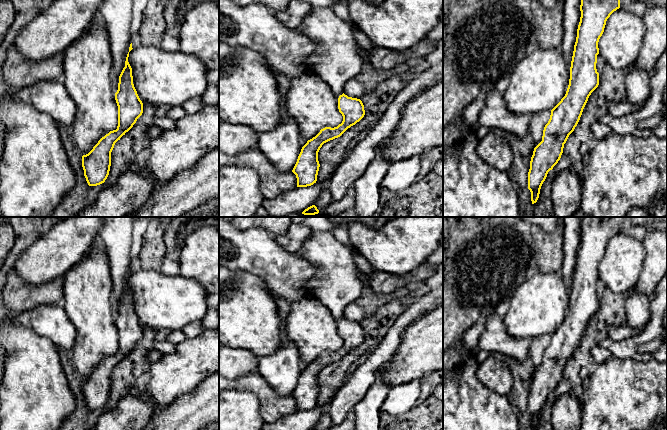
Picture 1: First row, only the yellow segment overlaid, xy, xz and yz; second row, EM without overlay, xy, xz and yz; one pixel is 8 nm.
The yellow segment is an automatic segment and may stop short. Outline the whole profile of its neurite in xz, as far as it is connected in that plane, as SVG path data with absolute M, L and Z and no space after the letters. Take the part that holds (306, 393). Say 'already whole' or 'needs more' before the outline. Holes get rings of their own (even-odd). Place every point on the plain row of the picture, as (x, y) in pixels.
already whole; M344 317L338 322L338 333L343 345L337 351L325 351L308 364L302 371L297 386L292 394L297 402L297 411L311 410L317 405L319 395L318 376L322 369L340 361L348 352L359 346L365 339L364 329L360 323L348 321Z

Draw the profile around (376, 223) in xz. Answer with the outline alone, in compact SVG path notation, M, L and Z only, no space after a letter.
M328 217L332 226L348 225L351 222L362 222L372 229L378 230L388 221L396 217Z

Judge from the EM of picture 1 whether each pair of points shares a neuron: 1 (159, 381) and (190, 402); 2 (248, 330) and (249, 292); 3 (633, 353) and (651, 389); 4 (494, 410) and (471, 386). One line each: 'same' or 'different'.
1: different
2: same
3: different
4: same

